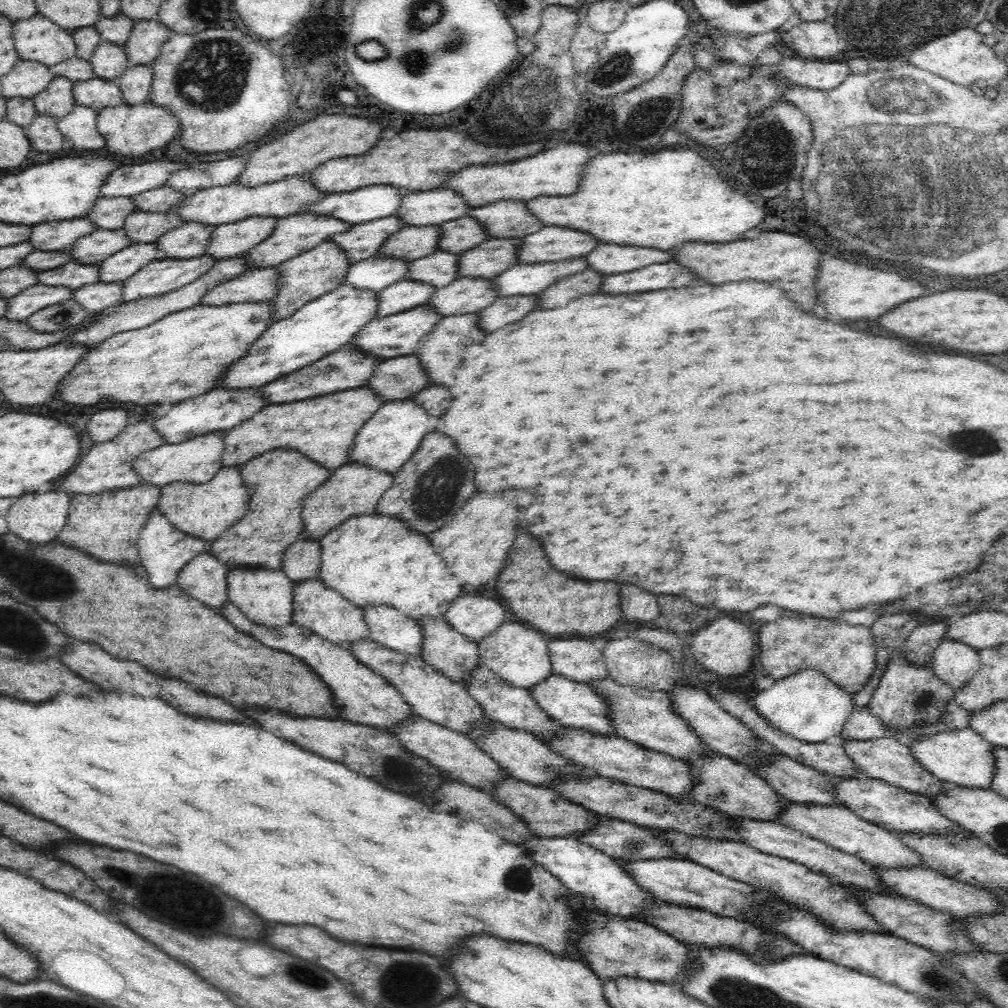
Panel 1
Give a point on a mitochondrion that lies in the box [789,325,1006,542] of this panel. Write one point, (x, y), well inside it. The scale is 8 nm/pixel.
(974, 444)

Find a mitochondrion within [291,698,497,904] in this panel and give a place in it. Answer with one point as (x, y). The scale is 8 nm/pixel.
(396, 769)

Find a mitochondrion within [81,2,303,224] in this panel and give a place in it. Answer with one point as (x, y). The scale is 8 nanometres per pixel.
(213, 74)

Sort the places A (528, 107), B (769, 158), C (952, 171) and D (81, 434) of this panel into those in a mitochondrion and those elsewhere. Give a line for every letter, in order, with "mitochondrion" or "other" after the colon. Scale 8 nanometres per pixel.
A: mitochondrion
B: mitochondrion
C: mitochondrion
D: other

